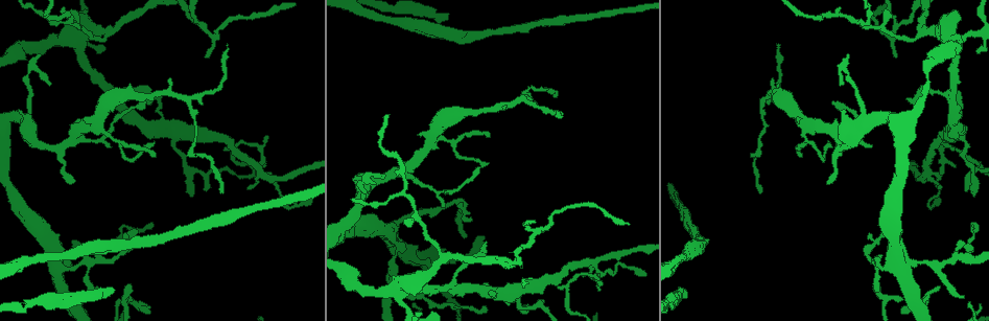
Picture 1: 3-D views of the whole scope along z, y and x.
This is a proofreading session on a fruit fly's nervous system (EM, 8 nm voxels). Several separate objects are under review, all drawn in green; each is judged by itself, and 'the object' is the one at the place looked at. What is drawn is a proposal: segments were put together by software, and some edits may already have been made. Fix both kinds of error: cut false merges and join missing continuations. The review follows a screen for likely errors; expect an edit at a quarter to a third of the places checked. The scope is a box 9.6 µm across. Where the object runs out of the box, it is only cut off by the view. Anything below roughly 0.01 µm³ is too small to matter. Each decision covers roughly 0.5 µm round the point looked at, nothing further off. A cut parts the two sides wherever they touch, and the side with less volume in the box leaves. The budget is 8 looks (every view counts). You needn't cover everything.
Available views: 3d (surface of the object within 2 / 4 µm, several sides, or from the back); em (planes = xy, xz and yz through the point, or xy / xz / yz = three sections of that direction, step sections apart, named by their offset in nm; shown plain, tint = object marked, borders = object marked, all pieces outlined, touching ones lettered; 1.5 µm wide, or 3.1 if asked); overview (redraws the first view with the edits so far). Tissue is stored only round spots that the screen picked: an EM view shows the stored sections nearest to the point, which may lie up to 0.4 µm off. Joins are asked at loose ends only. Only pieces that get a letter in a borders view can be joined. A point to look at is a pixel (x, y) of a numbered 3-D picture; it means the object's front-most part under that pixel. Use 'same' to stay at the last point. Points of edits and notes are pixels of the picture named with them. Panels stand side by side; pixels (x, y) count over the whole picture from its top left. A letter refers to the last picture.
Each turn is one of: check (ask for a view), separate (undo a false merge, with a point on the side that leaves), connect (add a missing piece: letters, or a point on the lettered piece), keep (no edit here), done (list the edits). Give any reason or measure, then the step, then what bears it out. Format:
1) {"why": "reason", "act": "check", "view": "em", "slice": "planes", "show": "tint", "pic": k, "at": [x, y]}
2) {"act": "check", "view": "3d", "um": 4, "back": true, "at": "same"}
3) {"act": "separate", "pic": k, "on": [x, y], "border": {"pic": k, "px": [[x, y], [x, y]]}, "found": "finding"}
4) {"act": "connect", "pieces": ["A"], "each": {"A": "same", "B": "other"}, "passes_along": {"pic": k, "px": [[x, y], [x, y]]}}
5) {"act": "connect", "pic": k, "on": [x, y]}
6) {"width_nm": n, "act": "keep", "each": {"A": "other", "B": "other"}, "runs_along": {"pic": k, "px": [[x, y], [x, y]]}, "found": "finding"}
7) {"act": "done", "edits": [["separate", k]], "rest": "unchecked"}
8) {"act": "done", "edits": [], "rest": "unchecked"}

{"why": "free end", "act": "check", "view": "em", "slice": "yz", "step": 8, "show": "borders", "pic": 1, "at": [353, 179]}

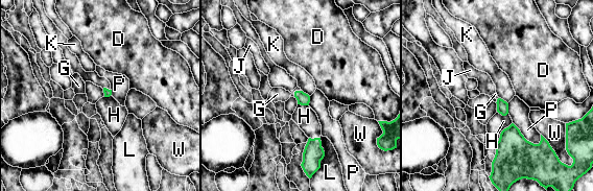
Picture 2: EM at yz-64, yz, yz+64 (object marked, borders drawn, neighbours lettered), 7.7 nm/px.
{"act": "connect", "pieces": ["G"], "each": {"D": "other", "G": "same", "H": "other", "J": "other", "K": "other", "L": "other", "P": "other", "W": "other"}, "found": "the neuron continues"}

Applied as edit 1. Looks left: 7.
{"why": "thin arm on a thick one", "act": "check", "view": "3d", "um": 2, "back": true, "pic": 1, "at": [924, 31]}

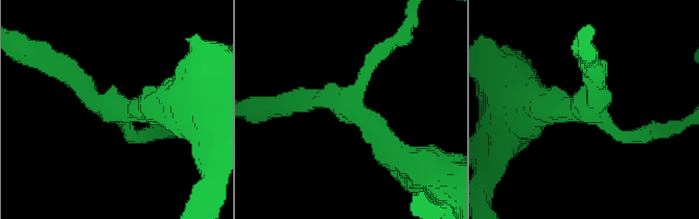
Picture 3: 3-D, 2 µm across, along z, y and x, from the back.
{"arms": 3, "act": "check", "view": "em", "slice": "planes", "show": "tint", "pic": 3, "at": [349, 103]}

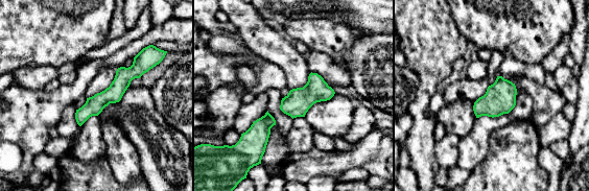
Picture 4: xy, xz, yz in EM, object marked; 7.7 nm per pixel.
{"act": "check", "view": "em", "slice": "planes", "show": "borders", "at": "same"}

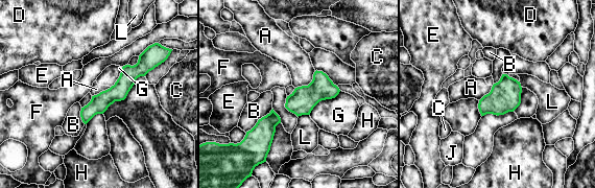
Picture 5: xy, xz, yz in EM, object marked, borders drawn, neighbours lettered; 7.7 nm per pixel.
{"act": "keep", "each": {"A": "other", "B": "other", "C": "other", "D": "other", "E": "other", "F": "other", "G": "other", "H": "other", "J": "other", "L": "other"}, "runs_along": {"pic": 5, "px": [[149, 64], [137, 70], [85, 119]]}, "found": "one neuron here"}

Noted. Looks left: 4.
{"why": "free end", "act": "check", "view": "3d", "um": 4, "pic": 1, "at": [447, 13]}

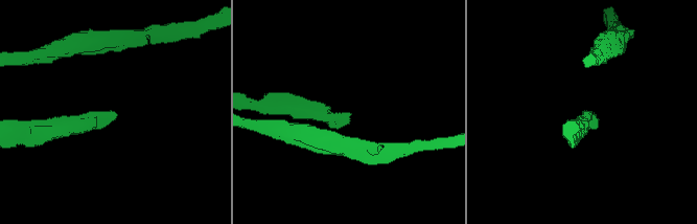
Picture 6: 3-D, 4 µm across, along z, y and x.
{"why": "need the tissue", "act": "check", "view": "em", "slice": "xy", "step": 8, "show": "tint", "pic": 6, "at": [350, 115]}

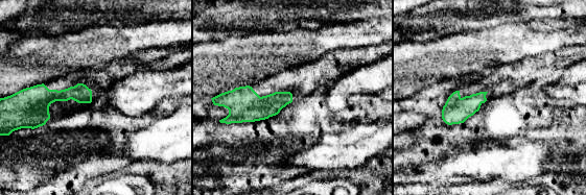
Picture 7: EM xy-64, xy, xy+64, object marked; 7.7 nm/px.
{"act": "check", "view": "em", "slice": "planes", "show": "borders", "at": "same"}

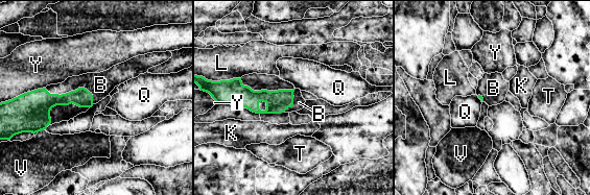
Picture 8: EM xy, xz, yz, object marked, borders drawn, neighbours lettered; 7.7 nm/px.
{"longest_contact_nm": ["B", 400], "act": "connect", "pieces": ["B"], "each": {"B": "same", "K": "other", "L": "other", "Q": "other", "T": "other", "V": "other", "Y": "other"}, "passes_along": {"pic": 8, "px": [[42, 101], [72, 91], [100, 84]]}, "found": "the neuron continues"}

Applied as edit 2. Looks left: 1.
{"act": "done", "edits": [["connect", 2], ["connect", 8]], "rest": "unchecked"}

